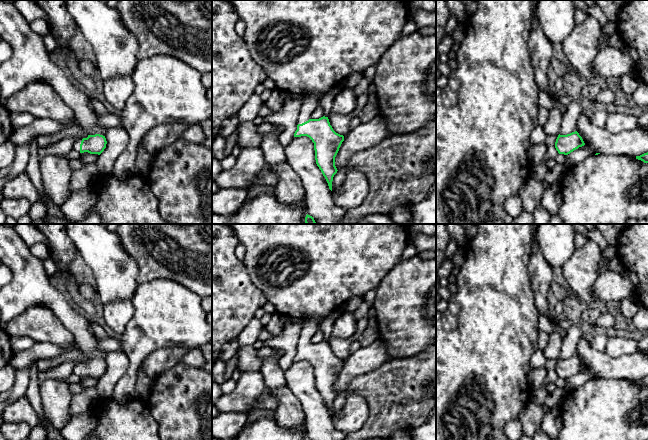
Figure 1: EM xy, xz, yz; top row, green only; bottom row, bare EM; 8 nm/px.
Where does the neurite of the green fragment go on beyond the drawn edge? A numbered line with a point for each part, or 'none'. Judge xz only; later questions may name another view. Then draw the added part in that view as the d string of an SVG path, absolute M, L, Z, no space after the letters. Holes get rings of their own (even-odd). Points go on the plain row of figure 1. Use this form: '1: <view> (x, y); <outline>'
1: xz (310, 327); M313 317L303 320L301 331L297 334L298 348L308 345L313 336L319 335L319 324L323 318Z

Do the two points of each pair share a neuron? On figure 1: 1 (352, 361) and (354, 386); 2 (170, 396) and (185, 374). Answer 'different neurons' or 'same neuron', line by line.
1: different neurons
2: same neuron

